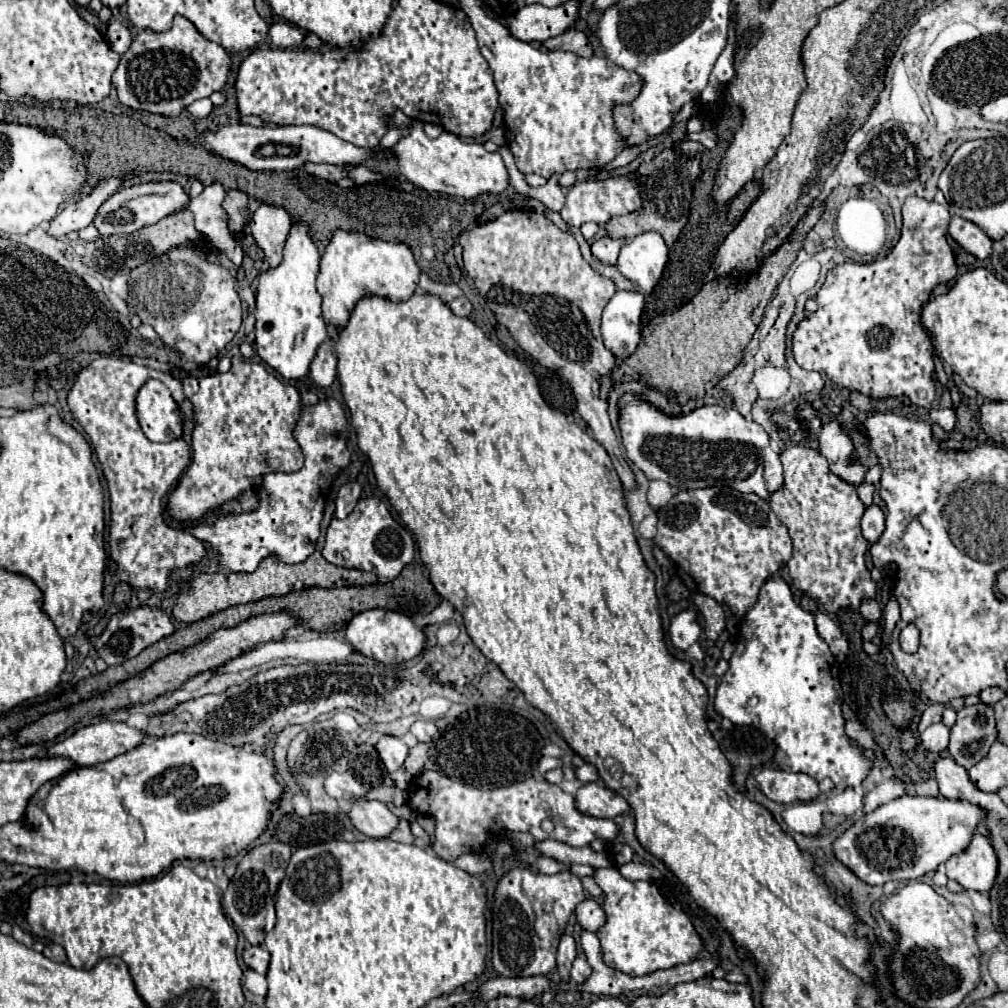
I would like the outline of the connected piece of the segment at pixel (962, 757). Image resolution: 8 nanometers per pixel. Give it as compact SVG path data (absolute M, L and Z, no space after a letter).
M977 703L973 707L963 707L957 713L957 725L951 731L949 741L949 753L959 765L971 769L985 757L995 741L995 709L991 705Z

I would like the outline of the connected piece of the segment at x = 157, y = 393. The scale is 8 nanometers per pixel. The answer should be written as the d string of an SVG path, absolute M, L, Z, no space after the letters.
M149 379L137 393L135 401L137 421L149 441L173 441L181 437L181 413L173 401L169 389L157 381Z

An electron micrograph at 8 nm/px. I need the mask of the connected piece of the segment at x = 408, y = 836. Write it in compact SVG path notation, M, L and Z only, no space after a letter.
M401 819L401 823L399 823L399 827L389 835L393 841L399 841L399 843L415 843L415 837L413 837L413 833L411 833L411 825L409 825L409 821L405 821L405 819Z

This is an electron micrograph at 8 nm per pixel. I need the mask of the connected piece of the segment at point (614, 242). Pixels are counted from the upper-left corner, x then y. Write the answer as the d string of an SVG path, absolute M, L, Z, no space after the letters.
M601 237L597 239L593 245L591 245L591 251L593 255L607 263L607 265L615 265L617 263L617 255L619 255L619 249L621 245L625 243L625 239L609 239L609 237Z

